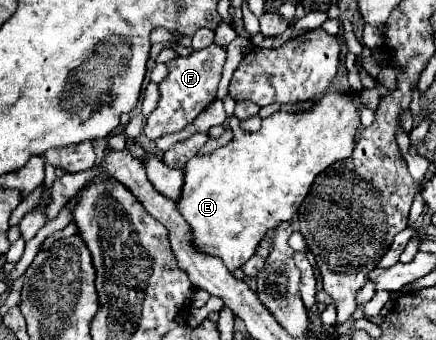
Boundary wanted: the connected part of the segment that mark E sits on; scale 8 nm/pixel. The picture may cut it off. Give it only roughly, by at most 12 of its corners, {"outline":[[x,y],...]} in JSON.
{"outline":[[358,93],[192,157],[178,211],[230,271],[352,155]]}

